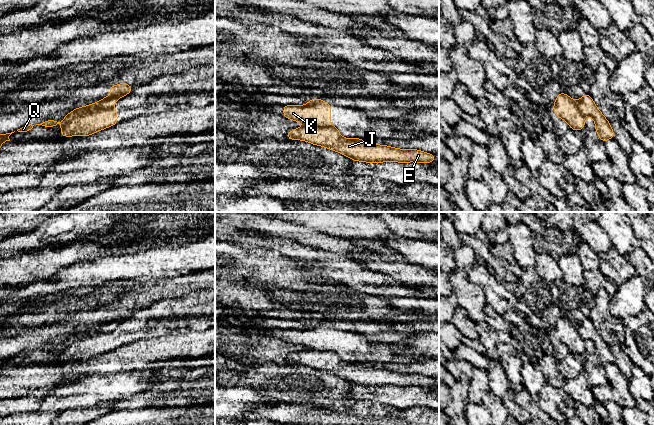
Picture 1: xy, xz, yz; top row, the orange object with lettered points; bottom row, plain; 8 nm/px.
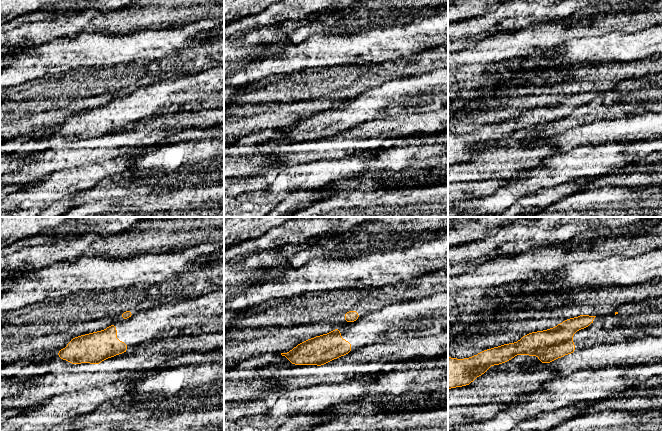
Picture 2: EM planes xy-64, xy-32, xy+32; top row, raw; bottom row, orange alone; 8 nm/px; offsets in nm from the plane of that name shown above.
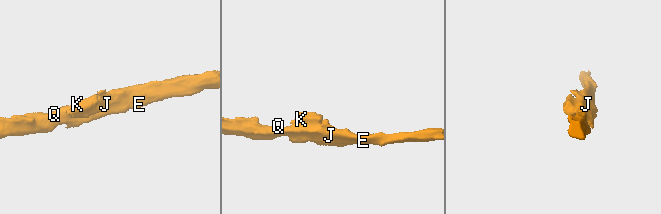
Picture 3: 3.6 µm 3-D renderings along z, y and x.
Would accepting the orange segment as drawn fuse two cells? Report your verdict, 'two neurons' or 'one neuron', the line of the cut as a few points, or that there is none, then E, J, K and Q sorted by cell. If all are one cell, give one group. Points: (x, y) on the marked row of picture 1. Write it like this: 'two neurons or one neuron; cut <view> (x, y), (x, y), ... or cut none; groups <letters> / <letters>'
two neurons; cut xy (111, 107), (86, 110), (69, 120), (59, 123); groups E J Q / K

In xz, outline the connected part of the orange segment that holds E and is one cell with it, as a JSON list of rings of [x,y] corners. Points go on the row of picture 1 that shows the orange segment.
[[[304,126],[286,133],[288,140],[302,140],[336,151],[354,162],[433,163],[436,155],[418,149],[398,149],[388,145],[366,143],[363,138],[342,137],[335,128]]]

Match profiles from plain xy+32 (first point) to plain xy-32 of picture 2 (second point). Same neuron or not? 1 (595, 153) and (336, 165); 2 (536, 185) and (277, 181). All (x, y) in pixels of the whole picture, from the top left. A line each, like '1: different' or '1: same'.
1: same
2: same

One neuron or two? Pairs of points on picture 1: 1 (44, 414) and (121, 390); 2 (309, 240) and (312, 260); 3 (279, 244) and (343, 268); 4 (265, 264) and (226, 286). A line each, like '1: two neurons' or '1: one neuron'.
1: one neuron
2: two neurons
3: one neuron
4: two neurons

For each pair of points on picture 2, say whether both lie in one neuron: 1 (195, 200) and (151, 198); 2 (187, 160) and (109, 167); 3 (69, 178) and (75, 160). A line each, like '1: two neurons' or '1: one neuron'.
1: one neuron
2: two neurons
3: two neurons

